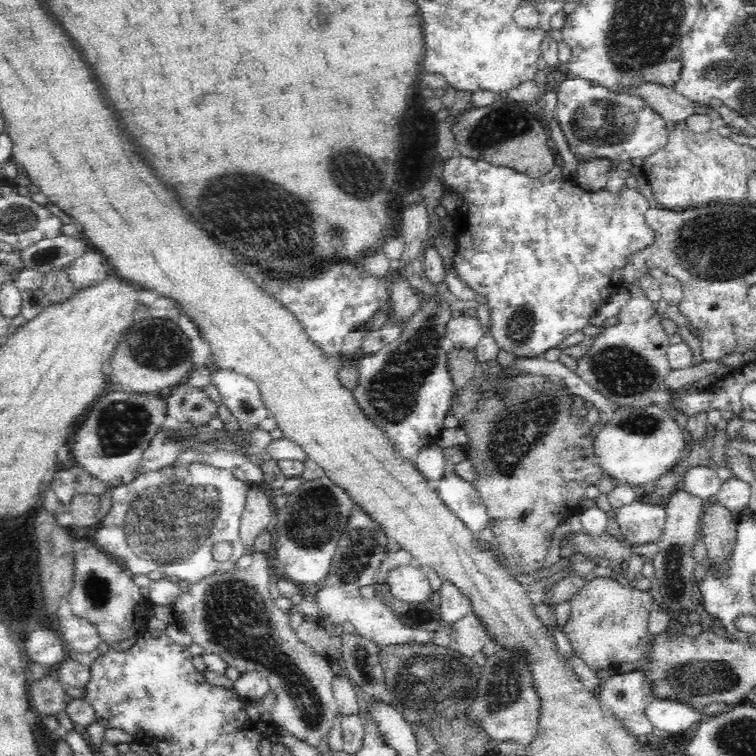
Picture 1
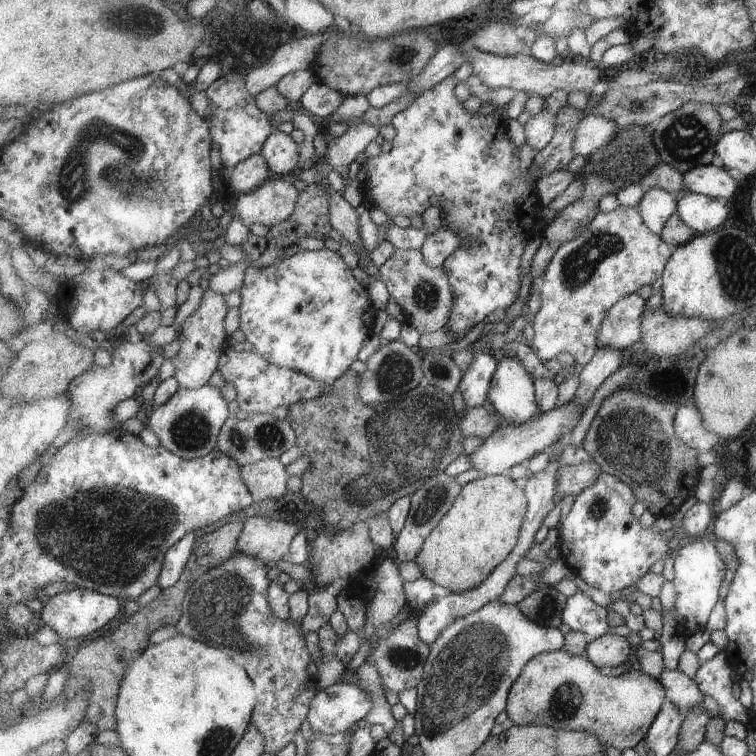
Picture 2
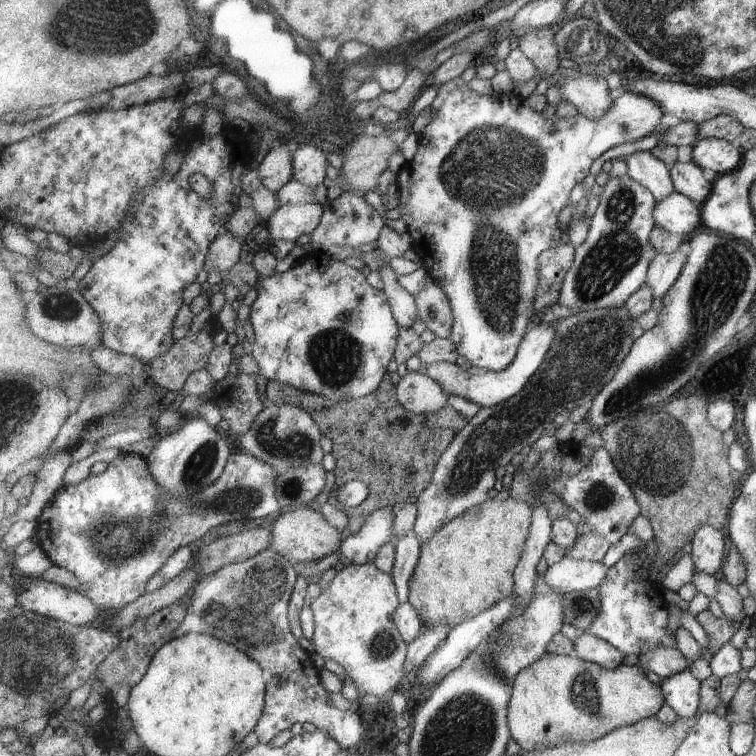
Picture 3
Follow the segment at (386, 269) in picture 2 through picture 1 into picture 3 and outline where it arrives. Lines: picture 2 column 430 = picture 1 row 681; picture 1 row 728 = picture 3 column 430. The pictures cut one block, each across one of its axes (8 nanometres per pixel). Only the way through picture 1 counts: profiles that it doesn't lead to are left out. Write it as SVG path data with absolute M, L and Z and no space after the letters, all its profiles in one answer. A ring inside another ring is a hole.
M432 281L415 298L420 320L436 337L449 339L454 328L454 312L446 291Z

